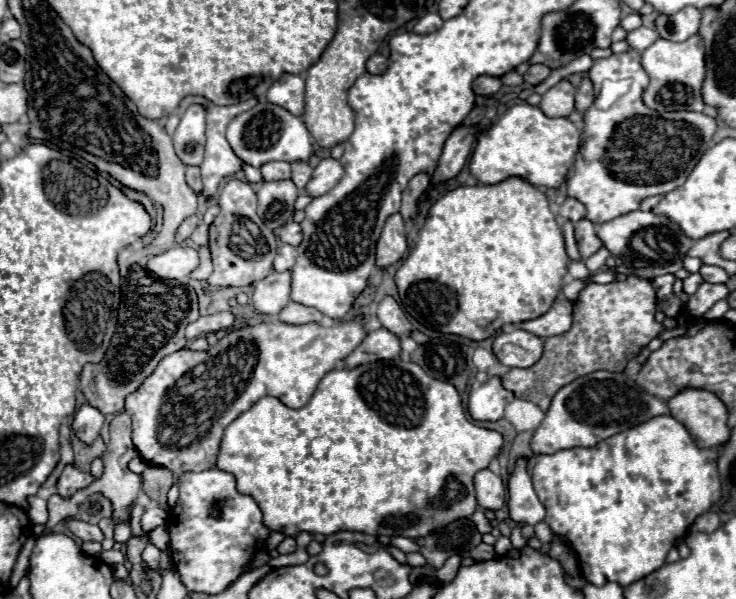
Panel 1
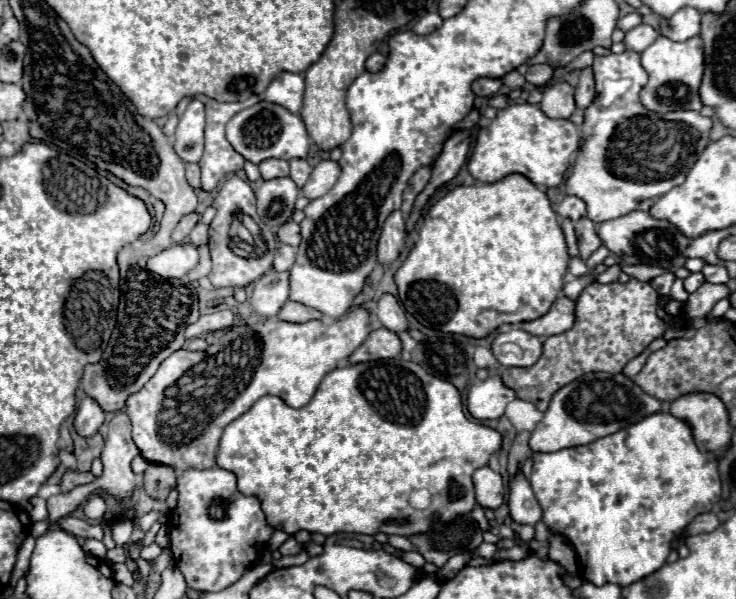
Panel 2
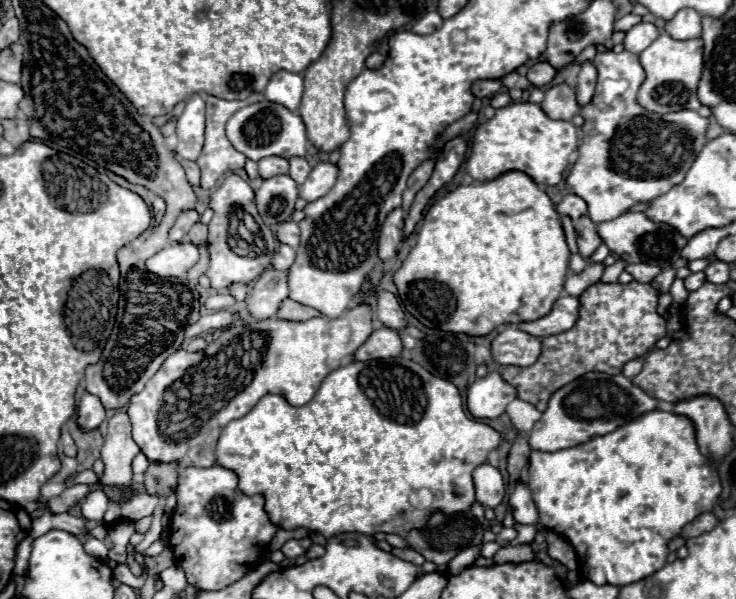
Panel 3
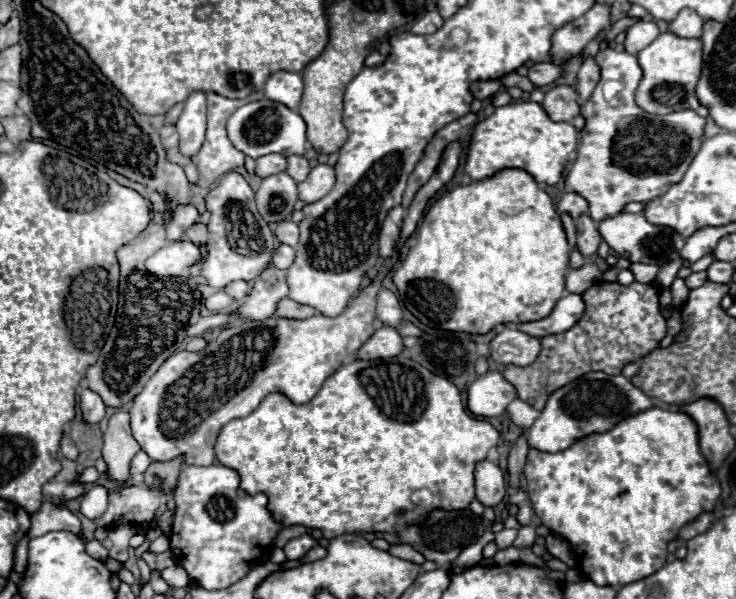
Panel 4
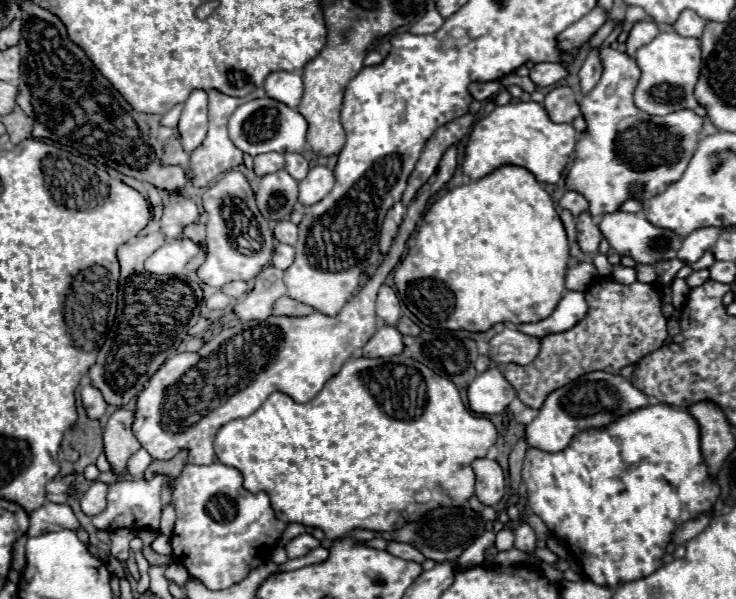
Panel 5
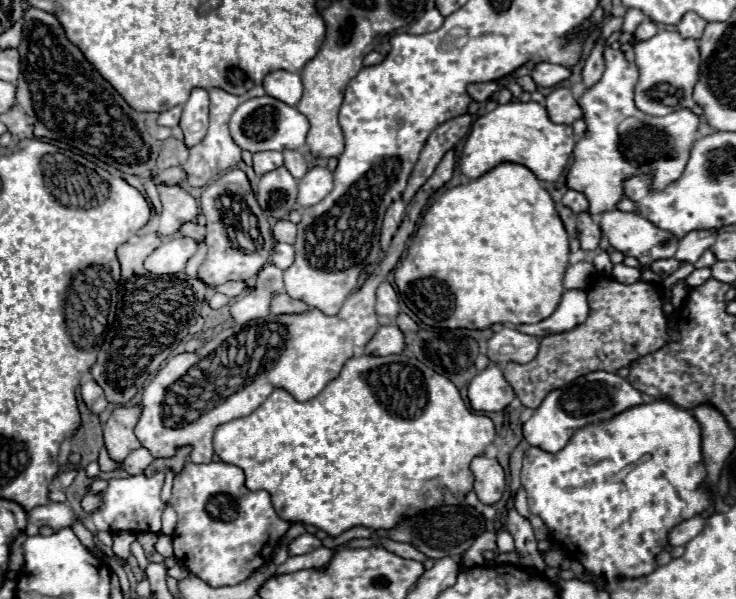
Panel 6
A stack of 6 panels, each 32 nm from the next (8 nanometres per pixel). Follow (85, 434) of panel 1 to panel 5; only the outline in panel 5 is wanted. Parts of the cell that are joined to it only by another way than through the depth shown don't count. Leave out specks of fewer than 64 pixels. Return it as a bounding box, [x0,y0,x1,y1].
[80,384,106,420]

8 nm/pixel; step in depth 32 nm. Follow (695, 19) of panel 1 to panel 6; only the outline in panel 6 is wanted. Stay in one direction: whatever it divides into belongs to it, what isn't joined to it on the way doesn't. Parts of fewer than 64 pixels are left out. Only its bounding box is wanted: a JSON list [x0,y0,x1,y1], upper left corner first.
[676,12,706,40]

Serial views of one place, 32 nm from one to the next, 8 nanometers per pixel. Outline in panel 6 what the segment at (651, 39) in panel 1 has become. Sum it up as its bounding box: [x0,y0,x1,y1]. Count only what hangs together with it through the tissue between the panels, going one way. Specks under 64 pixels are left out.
[632,20,658,44]

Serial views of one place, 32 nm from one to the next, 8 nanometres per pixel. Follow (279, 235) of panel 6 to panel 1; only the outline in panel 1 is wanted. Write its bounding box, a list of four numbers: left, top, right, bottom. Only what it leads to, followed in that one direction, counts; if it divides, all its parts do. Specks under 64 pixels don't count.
[280,222,302,246]

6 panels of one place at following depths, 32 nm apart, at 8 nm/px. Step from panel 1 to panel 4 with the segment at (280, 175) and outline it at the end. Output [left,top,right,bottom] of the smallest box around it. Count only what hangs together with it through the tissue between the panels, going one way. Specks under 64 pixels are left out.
[256,156,288,178]

